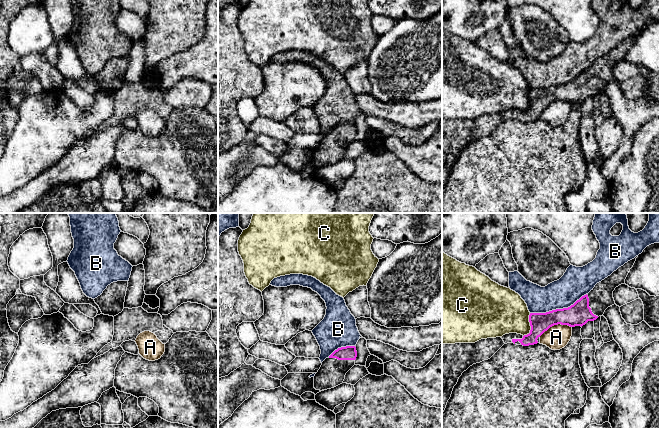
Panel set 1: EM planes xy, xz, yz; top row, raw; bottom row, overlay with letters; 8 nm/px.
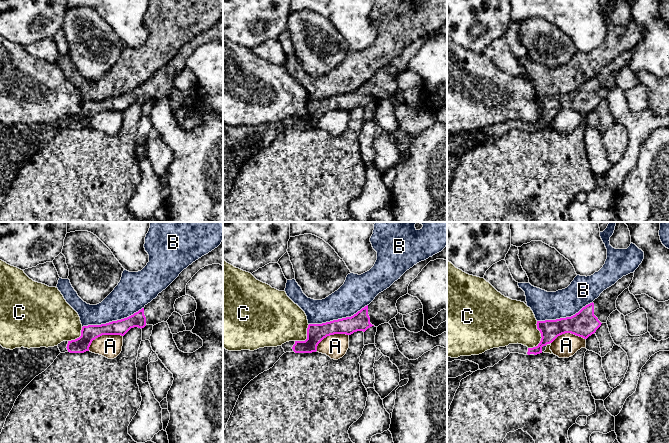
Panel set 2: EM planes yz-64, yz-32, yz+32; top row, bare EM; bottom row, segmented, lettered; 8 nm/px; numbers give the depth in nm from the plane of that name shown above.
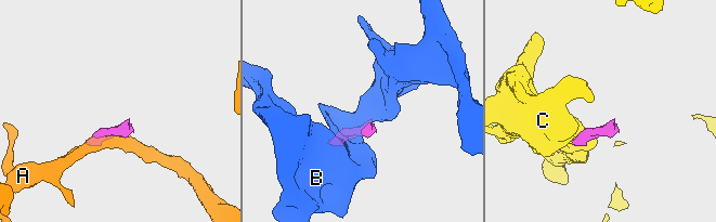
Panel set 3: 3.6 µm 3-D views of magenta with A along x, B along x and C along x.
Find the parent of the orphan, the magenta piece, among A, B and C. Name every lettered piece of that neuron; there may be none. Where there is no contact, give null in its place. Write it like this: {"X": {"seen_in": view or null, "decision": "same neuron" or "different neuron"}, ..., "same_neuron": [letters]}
{"A": {"seen_in": "yz", "decision": "different neuron"}, "B": {"seen_in": "yz", "decision": "different neuron"}, "C": {"seen_in": "yz", "decision": "different neuron"}, "same_neuron": []}

